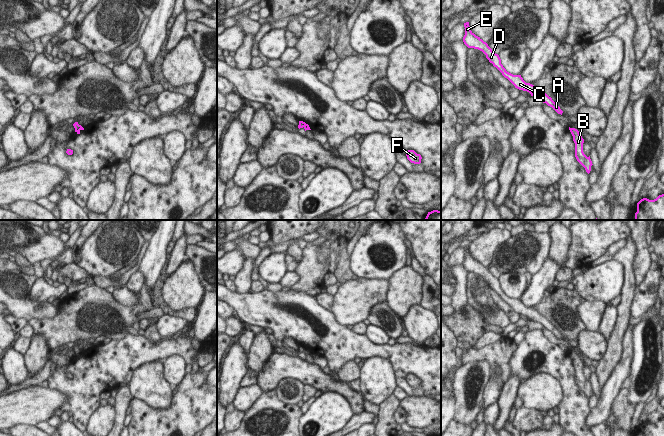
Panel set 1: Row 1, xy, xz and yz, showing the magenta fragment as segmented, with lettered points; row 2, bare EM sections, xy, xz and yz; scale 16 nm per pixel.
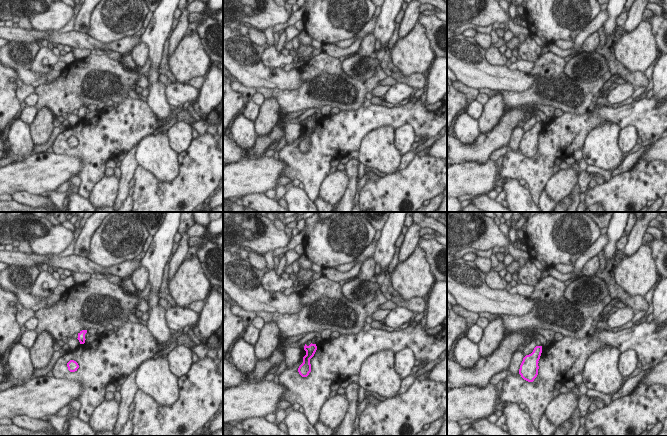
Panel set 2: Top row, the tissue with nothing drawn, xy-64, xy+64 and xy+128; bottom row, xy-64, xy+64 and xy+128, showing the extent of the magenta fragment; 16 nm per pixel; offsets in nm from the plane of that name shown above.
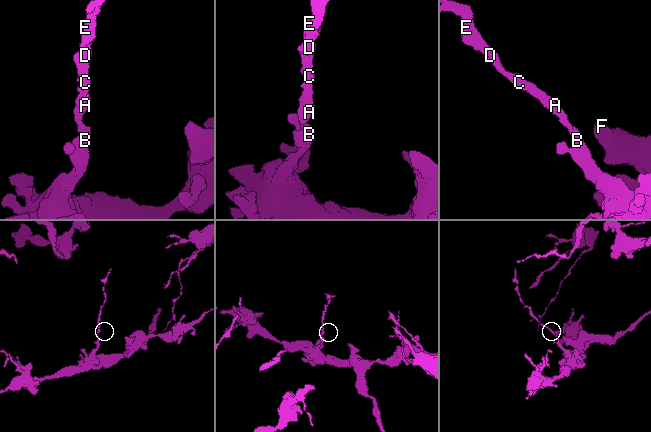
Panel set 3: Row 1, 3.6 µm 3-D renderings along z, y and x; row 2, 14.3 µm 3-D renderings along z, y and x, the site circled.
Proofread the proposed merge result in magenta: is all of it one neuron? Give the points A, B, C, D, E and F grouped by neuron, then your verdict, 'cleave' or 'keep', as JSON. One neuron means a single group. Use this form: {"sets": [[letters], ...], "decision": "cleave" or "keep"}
{"sets": [["A", "B", "C", "D", "E", "F"]], "decision": "keep"}

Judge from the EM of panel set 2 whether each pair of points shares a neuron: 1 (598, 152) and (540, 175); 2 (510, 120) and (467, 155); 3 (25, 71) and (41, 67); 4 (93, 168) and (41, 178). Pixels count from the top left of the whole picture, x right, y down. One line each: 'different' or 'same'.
1: different
2: same
3: different
4: different

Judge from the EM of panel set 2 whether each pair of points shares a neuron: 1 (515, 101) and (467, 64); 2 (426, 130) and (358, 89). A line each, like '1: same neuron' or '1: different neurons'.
1: different neurons
2: different neurons

